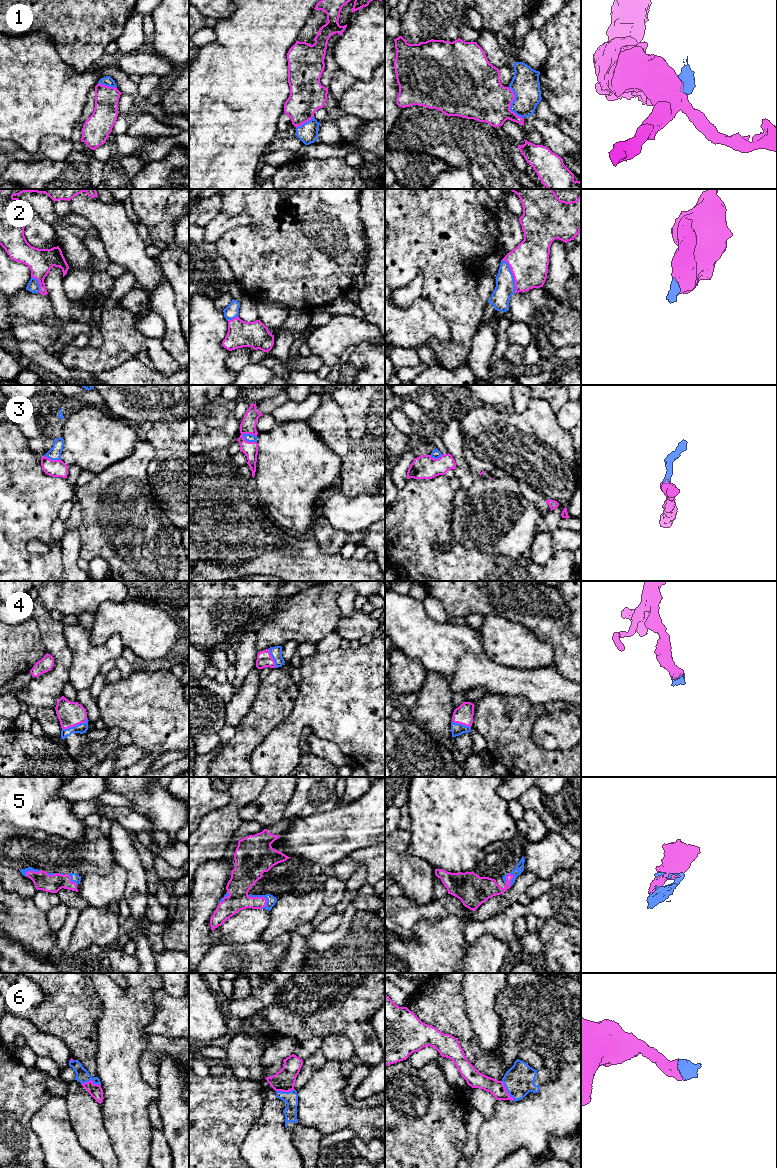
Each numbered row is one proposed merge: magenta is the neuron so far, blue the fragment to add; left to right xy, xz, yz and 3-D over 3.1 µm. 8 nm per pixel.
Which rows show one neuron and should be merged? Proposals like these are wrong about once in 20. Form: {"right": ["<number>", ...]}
{"right": ["1", "2", "3", "4", "5", "6"]}

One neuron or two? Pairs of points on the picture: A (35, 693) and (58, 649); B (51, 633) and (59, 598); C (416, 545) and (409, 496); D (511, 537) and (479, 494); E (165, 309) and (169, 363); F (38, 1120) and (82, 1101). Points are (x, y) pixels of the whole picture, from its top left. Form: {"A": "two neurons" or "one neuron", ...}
{"A": "one neuron", "B": "two neurons", "C": "one neuron", "D": "one neuron", "E": "two neurons", "F": "two neurons"}

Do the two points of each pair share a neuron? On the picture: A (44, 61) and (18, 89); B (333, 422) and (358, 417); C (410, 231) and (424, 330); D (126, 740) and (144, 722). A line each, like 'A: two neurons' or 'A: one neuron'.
A: one neuron
B: two neurons
C: two neurons
D: two neurons

